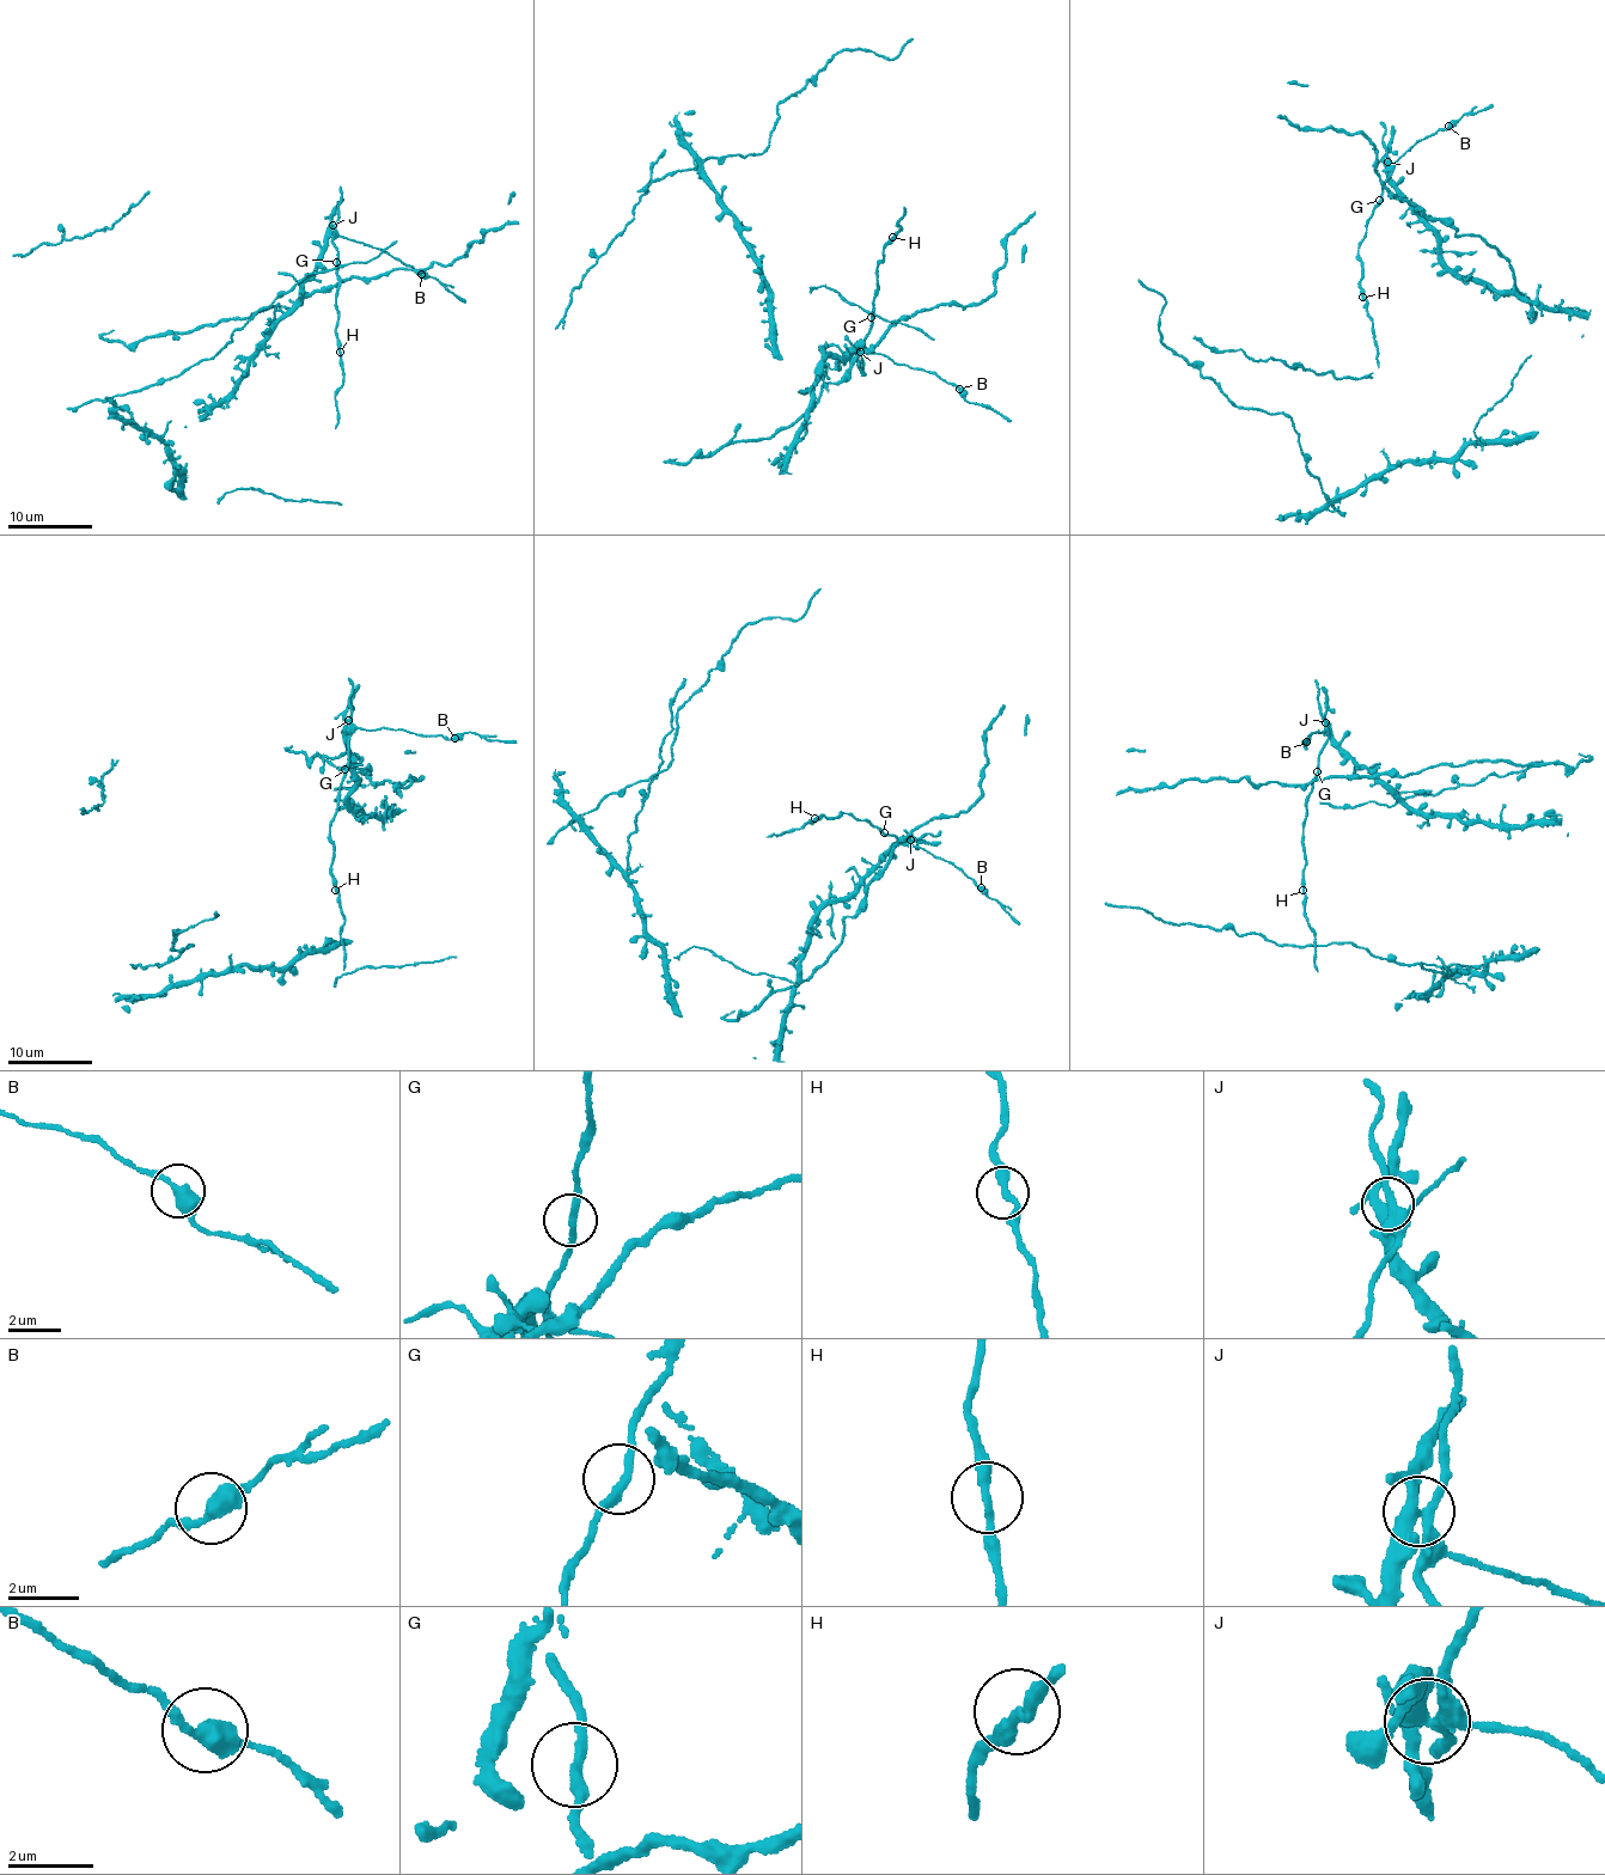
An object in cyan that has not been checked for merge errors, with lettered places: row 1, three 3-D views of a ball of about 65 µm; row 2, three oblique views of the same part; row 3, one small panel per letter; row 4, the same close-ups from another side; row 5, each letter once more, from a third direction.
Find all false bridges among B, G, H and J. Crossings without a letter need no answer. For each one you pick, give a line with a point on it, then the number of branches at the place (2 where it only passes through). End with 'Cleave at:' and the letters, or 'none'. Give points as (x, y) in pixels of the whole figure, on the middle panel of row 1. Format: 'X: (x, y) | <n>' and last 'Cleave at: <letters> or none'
J: (860, 352) | 4
Cleave at: J

